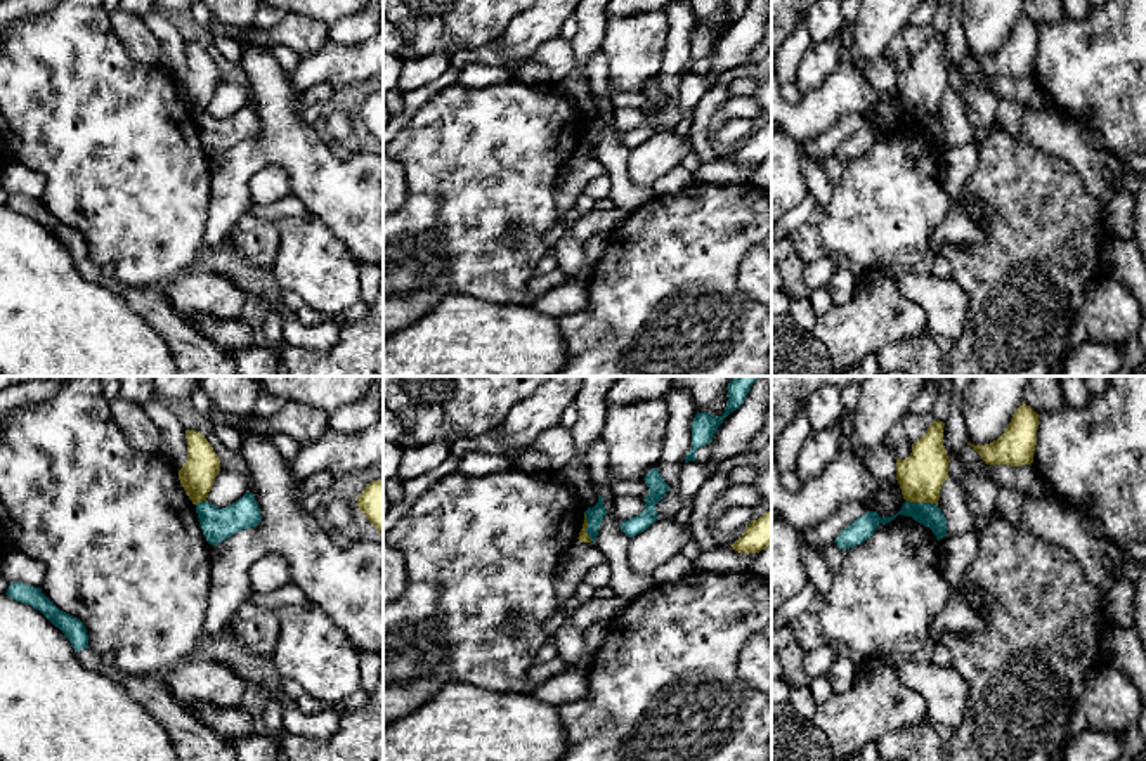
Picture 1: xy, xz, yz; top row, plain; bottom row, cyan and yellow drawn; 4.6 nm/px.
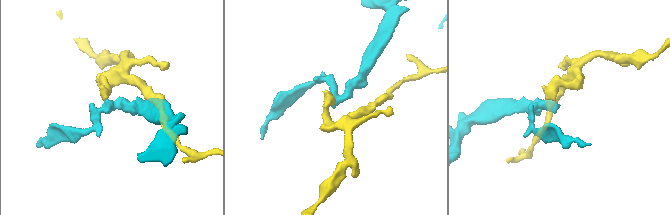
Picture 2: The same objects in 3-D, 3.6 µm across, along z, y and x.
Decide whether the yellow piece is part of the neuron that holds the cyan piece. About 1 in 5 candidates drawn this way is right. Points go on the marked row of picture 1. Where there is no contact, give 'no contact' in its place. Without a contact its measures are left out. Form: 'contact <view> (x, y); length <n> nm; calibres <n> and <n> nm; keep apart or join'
contact yz (921, 503); length 150 nm; calibres 110 and 220 nm; keep apart

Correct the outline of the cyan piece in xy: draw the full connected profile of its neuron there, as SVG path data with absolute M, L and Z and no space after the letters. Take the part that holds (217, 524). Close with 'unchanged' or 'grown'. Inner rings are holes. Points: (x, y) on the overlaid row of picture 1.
M250 491L225 508L201 501L196 504L196 513L201 530L212 546L225 541L243 529L255 527L262 522L258 503Z | unchanged

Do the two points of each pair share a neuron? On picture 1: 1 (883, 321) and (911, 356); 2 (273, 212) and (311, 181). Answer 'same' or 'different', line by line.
1: different
2: different

